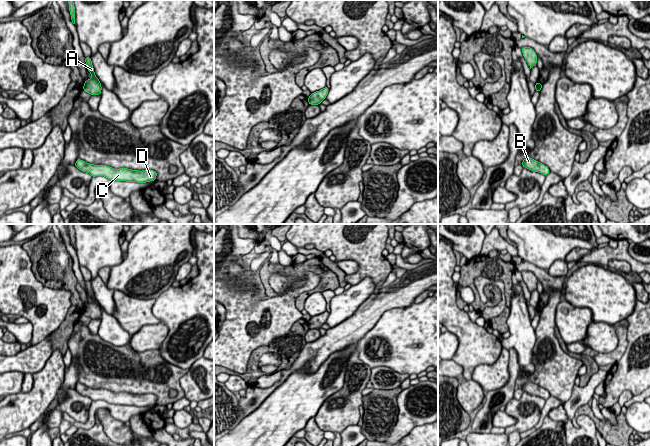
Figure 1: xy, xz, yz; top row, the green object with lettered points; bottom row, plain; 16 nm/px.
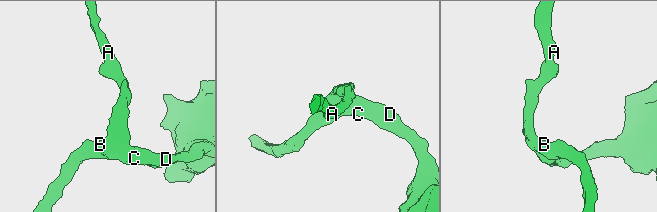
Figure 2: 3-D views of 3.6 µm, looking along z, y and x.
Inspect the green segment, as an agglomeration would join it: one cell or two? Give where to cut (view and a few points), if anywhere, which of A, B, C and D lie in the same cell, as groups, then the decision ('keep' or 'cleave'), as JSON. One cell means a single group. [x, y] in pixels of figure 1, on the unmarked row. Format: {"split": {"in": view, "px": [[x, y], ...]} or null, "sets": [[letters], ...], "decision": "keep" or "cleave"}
{"split": null, "sets": [["A", "B", "C", "D"]], "decision": "keep"}

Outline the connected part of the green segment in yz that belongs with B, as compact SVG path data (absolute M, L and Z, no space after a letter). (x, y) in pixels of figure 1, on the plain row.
M527 381L522 385L522 390L523 390L523 392L527 392L534 396L539 396L545 400L547 400L550 397L550 394L546 389L544 389L530 381Z

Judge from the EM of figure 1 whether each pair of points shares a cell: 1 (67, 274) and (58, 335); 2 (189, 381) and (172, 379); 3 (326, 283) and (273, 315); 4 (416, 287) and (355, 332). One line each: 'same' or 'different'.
1: same
2: different
3: different
4: same

